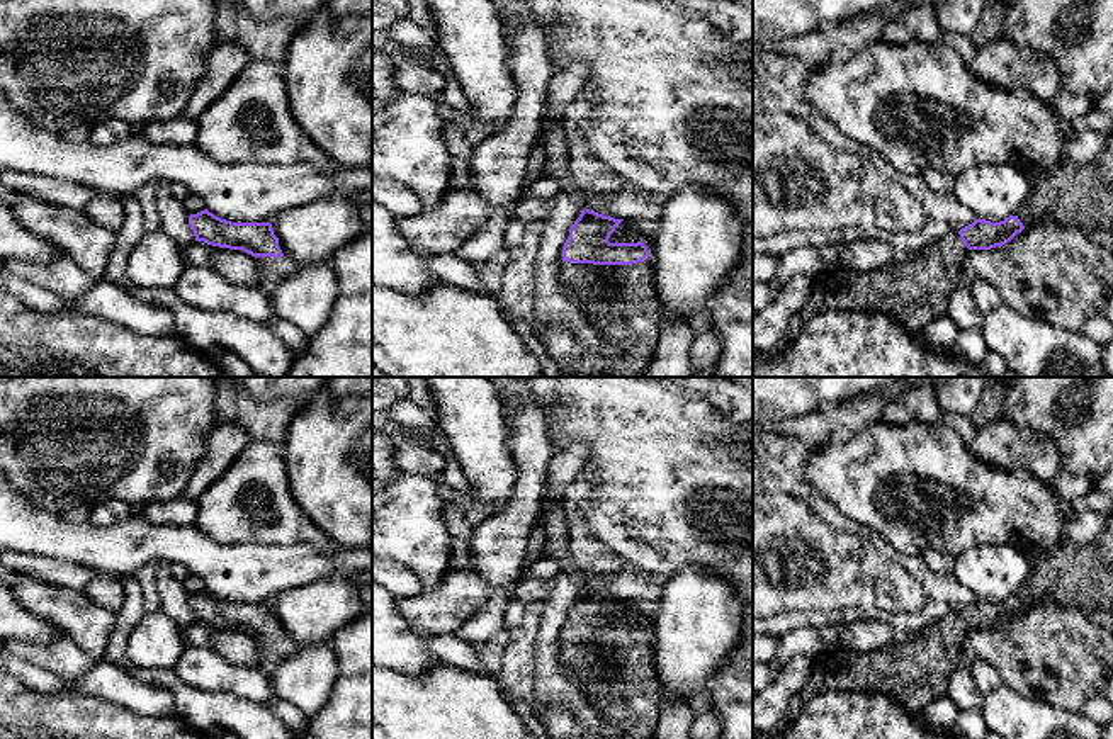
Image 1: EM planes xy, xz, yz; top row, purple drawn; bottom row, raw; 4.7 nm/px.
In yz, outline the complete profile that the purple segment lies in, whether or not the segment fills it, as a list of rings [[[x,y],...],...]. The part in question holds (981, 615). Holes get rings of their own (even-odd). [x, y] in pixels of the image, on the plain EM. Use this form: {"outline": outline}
{"outline": [[[1113,511],[1103,533],[1077,544],[1062,539],[1031,564],[1014,596],[999,603],[974,600],[960,612],[872,652],[828,651],[812,659],[800,702],[824,690],[884,695],[918,715],[931,700],[946,697],[962,644],[970,630],[1009,623],[1026,606],[1054,601],[1084,613],[1113,608]]]}

